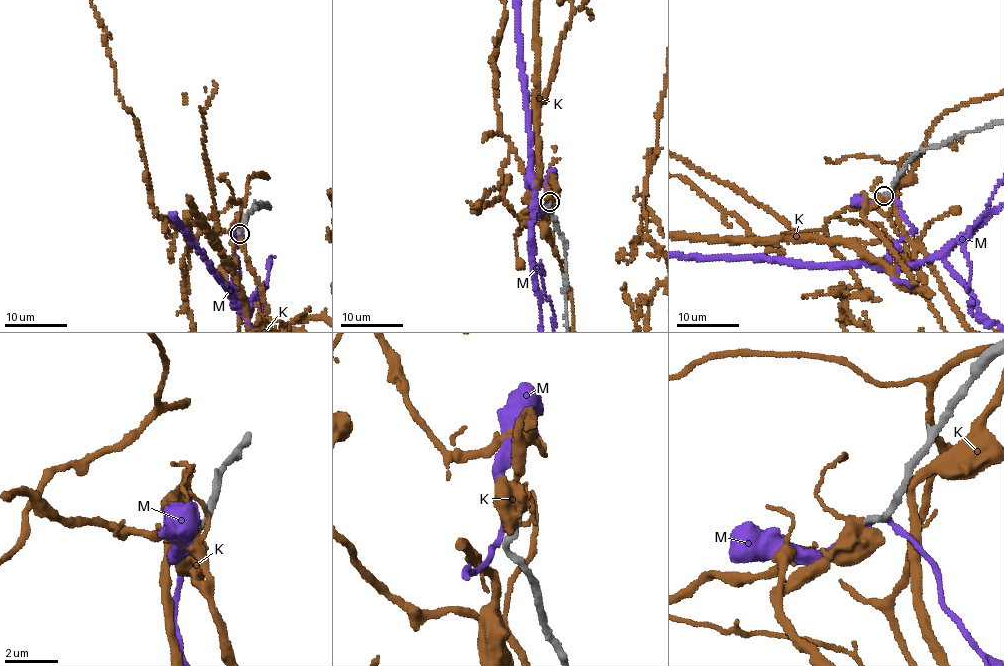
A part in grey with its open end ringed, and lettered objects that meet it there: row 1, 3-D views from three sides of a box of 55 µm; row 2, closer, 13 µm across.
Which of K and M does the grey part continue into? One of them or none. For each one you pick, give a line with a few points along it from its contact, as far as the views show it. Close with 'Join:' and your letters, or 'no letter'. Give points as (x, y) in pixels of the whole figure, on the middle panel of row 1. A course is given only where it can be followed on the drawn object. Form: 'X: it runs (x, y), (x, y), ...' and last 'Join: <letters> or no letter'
Join: K

